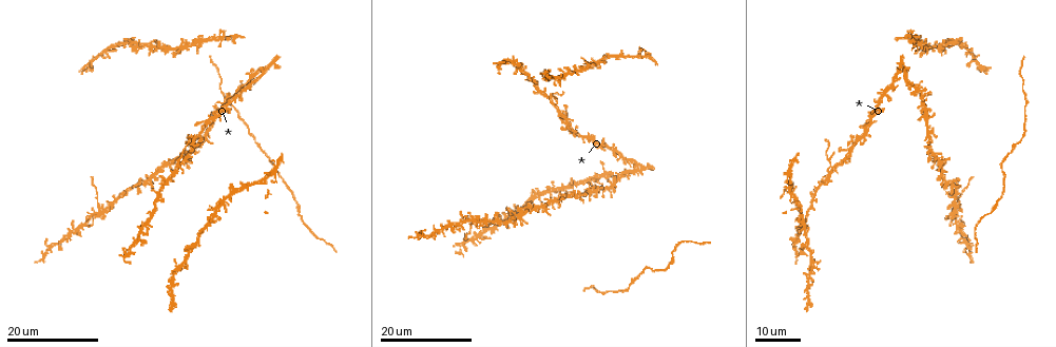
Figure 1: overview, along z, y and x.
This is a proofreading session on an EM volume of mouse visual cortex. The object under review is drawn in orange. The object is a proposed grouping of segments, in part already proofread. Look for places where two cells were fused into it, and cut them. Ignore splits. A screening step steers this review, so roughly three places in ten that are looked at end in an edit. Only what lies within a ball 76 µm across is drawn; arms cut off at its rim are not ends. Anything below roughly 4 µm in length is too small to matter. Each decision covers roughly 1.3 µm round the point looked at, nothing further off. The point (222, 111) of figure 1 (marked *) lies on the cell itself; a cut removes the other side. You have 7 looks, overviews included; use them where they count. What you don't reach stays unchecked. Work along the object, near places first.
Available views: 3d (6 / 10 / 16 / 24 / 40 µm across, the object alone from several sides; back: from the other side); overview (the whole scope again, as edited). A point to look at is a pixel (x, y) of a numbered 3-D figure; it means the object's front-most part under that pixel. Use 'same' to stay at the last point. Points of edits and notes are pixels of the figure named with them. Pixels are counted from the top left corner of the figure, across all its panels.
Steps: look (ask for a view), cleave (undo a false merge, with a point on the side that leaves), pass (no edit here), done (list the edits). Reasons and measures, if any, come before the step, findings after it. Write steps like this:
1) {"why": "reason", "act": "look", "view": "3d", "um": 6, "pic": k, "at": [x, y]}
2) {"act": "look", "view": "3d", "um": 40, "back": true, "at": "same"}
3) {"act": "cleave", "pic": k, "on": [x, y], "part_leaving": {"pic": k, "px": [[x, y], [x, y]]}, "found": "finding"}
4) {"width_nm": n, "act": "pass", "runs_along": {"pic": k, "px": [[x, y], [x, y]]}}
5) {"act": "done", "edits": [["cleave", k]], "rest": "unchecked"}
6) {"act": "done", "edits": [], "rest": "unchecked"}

{"why": "branch point", "act": "look", "view": "3d", "um": 16, "pic": 1, "at": [829, 165]}

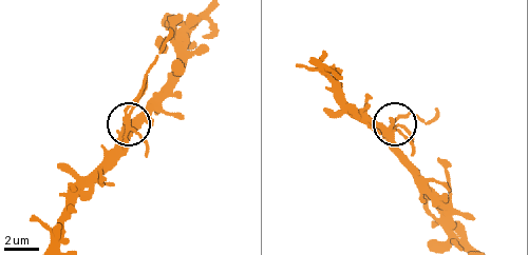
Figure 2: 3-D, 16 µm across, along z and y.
{"why": "zoom in", "act": "look", "view": "3d", "um": 6, "pic": 2, "at": [127, 130]}

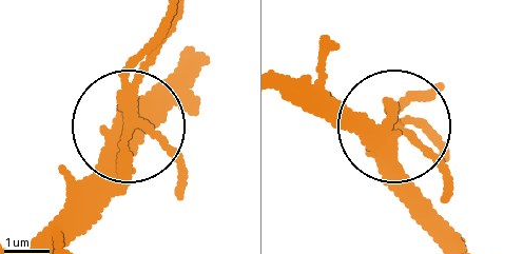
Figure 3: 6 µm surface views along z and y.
{"act": "cleave", "pic": 3, "on": [123, 75], "part_leaving": {"pic": 3, "px": [[127, 136], [127, 72], [165, 15]]}, "found": "two cells meet here"}

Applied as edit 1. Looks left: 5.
{"why": "four arms meet", "act": "look", "view": "3d", "um": 16, "pic": 1, "at": [932, 133]}

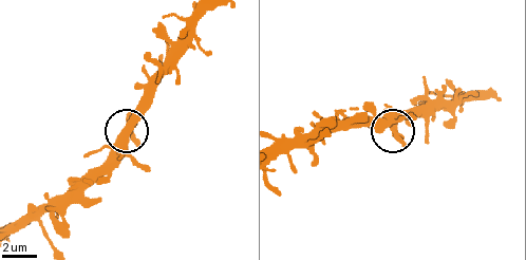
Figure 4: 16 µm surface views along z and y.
{"act": "look", "view": "3d", "um": 6, "pic": 4, "at": [125, 131]}

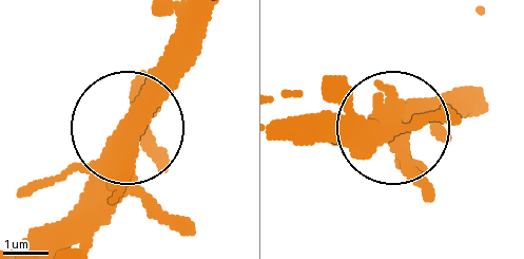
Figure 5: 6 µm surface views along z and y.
{"width_nm": 420, "act": "pass", "runs_along": {"pic": 5, "px": [[478, 102], [428, 102], [394, 125], [326, 125]]}, "found": "continuous, no second cell"}

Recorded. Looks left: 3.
{"why": "three arms meet", "act": "look", "view": "3d", "um": 16, "pic": 1, "at": [100, 209]}

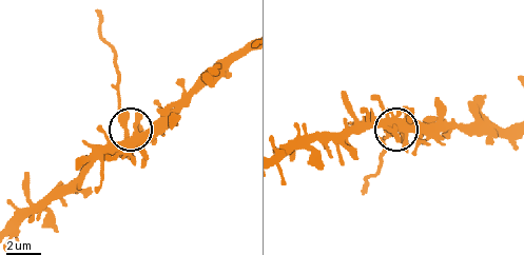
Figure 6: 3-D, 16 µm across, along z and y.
{"act": "look", "view": "3d", "um": 6, "at": "same"}

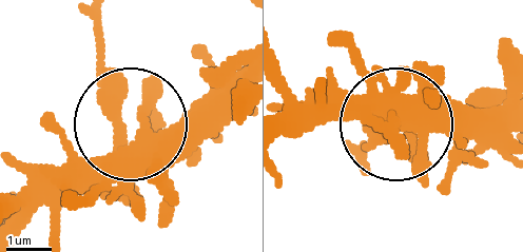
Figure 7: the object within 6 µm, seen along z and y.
{"side_arm_um": 9, "act": "cleave", "pic": 7, "on": [103, 40], "part_leaving": {"pic": 7, "px": [[112, 107], [100, 8]]}, "found": "two cells meet here"}

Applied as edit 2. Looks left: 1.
{"act": "done", "edits": [["cleave", 3], ["cleave", 7]], "rest": "unchecked"}

